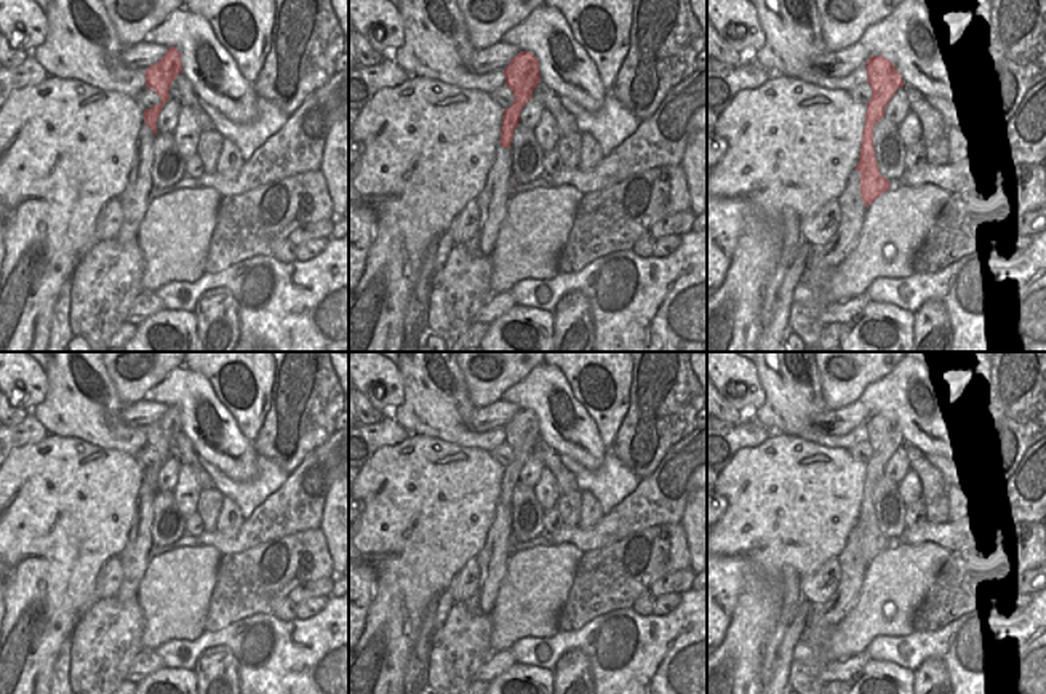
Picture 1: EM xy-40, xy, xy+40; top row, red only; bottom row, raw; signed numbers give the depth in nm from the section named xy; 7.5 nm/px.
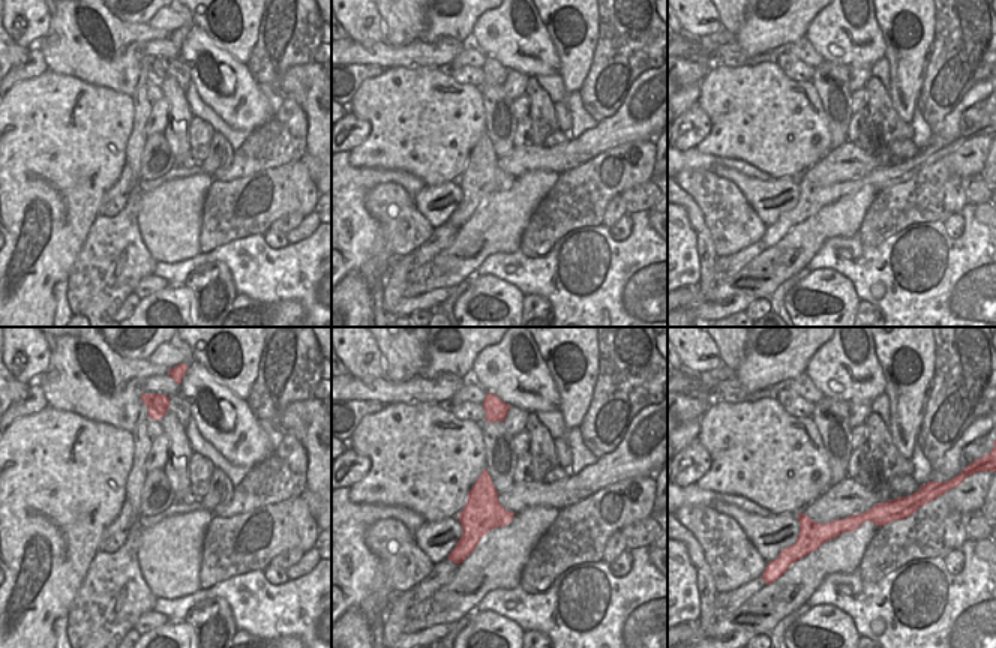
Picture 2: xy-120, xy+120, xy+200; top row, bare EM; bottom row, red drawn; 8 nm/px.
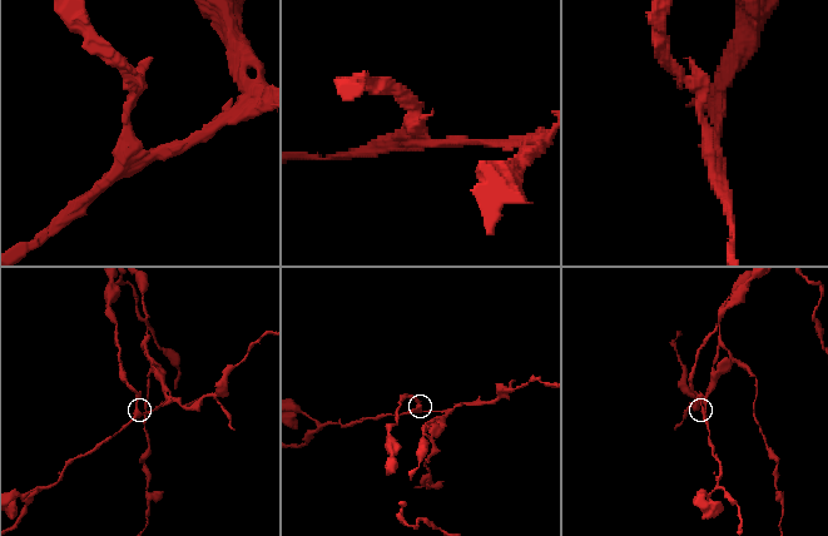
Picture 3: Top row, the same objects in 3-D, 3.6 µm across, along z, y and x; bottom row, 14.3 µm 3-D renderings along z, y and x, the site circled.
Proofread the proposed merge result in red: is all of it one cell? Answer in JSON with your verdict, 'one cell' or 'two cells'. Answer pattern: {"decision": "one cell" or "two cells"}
{"decision": "two cells"}

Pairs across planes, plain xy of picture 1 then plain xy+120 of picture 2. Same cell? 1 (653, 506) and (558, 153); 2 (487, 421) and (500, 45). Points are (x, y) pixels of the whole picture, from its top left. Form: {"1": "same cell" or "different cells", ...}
{"1": "same cell", "2": "different cells"}

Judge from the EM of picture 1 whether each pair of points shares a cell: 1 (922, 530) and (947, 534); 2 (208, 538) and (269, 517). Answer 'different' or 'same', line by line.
1: same
2: same

